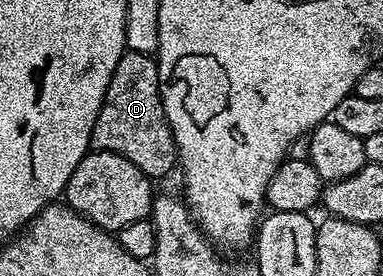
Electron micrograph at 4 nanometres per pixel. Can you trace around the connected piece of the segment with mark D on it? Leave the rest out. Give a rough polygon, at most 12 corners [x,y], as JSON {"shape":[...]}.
{"shape":[[154,55],[113,70],[91,148],[152,178],[176,171]]}

